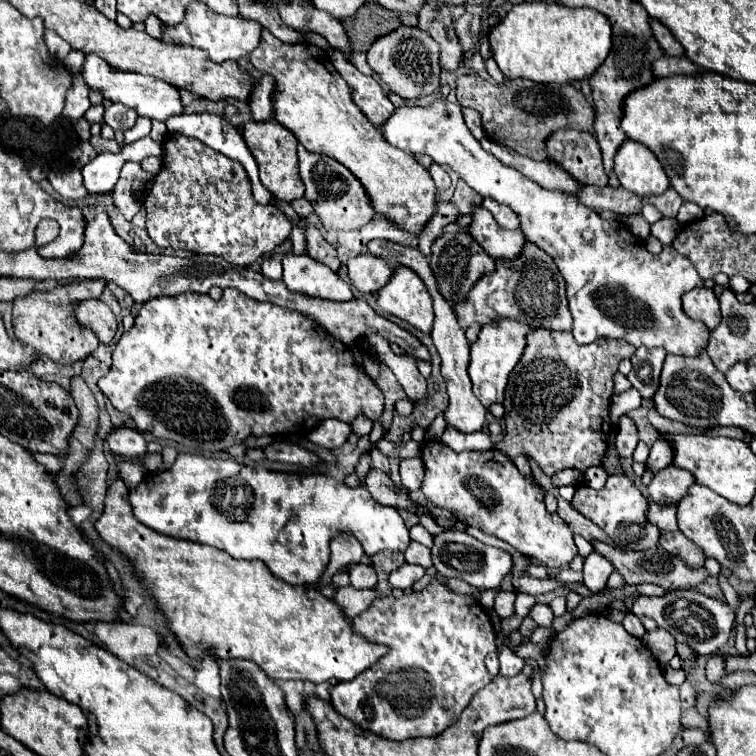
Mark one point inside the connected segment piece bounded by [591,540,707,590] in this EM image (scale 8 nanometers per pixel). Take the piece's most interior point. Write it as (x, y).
(654, 566)

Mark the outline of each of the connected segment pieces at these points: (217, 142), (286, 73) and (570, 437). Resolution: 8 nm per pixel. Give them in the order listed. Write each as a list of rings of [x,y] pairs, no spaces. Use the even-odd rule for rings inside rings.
[[[203,112],[203,114],[173,116],[173,118],[167,120],[165,124],[167,124],[167,130],[169,130],[171,134],[183,134],[183,136],[189,136],[189,138],[197,138],[199,142],[203,142],[203,144],[209,146],[211,150],[221,152],[221,154],[225,154],[225,156],[231,158],[231,160],[239,160],[239,162],[243,164],[243,168],[247,170],[249,178],[251,178],[251,184],[253,184],[253,198],[255,198],[259,204],[263,204],[263,206],[273,204],[273,194],[271,194],[269,190],[265,190],[265,188],[259,184],[259,174],[257,174],[259,170],[257,170],[255,158],[251,156],[251,152],[247,152],[247,146],[243,144],[243,138],[239,136],[239,128],[237,128],[237,126],[229,124],[229,122],[227,122],[225,118],[221,118],[221,116],[207,114],[207,112]]]
[[[267,28],[261,32],[261,42],[259,46],[249,54],[249,62],[253,64],[255,70],[273,76],[273,92],[271,92],[271,102],[275,104],[275,120],[283,124],[287,130],[295,134],[295,138],[309,150],[317,154],[325,154],[347,166],[355,176],[361,180],[363,186],[367,186],[367,194],[371,196],[373,208],[393,220],[399,228],[407,232],[421,232],[425,222],[431,218],[435,212],[435,184],[431,184],[429,170],[425,170],[411,154],[391,148],[383,136],[379,136],[379,130],[367,120],[367,116],[357,108],[357,104],[351,98],[351,88],[347,82],[335,72],[327,52],[311,46],[307,42],[299,44],[287,44],[275,38]]]
[[[533,330],[527,334],[525,352],[511,372],[511,380],[507,384],[507,396],[503,400],[505,406],[505,436],[495,444],[499,452],[509,456],[529,456],[533,458],[547,476],[553,476],[559,470],[579,470],[585,472],[591,466],[601,466],[607,450],[607,440],[611,434],[609,420],[609,398],[613,394],[613,374],[619,368],[623,358],[631,358],[635,348],[625,340],[599,338],[587,346],[575,342],[571,332],[549,332],[549,330]]]

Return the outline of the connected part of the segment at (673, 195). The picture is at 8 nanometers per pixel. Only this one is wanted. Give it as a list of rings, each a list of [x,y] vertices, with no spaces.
[[[669,188],[667,192],[663,192],[663,196],[655,196],[655,200],[649,200],[649,204],[653,204],[663,216],[677,216],[683,198],[673,188]]]

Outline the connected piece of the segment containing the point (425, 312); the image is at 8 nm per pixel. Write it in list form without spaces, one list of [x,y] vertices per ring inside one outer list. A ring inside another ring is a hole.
[[[395,266],[389,282],[377,292],[377,304],[385,312],[413,324],[421,332],[429,332],[433,324],[431,296],[423,280],[405,266]]]

